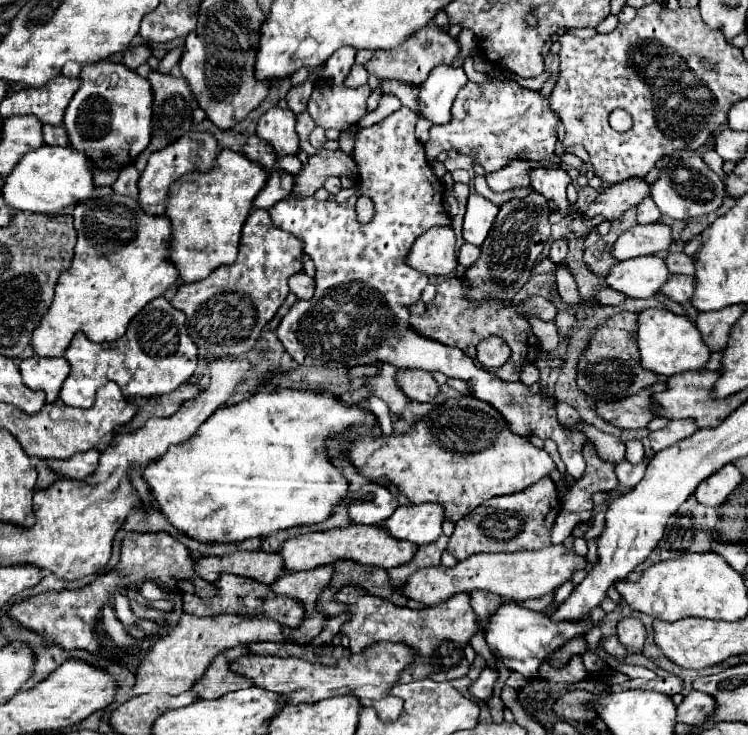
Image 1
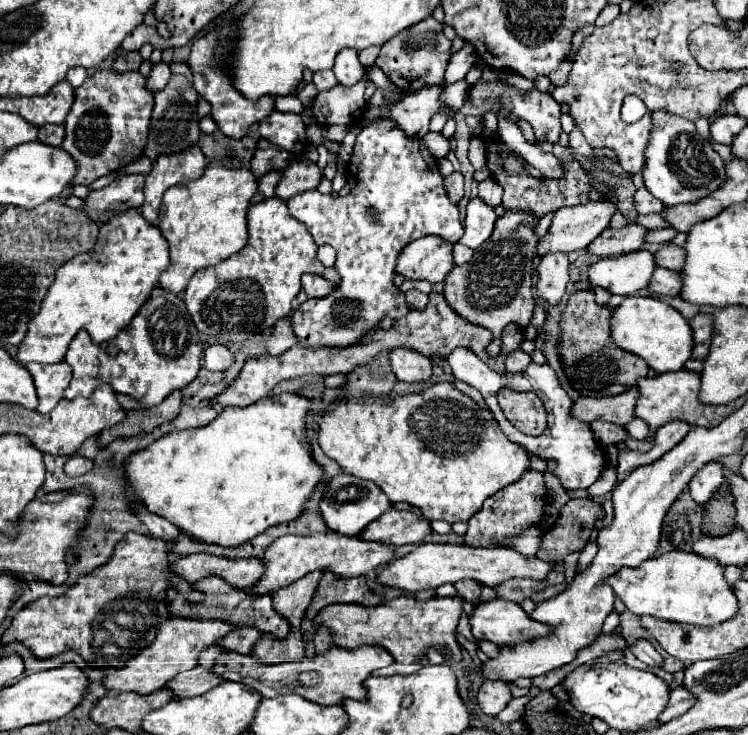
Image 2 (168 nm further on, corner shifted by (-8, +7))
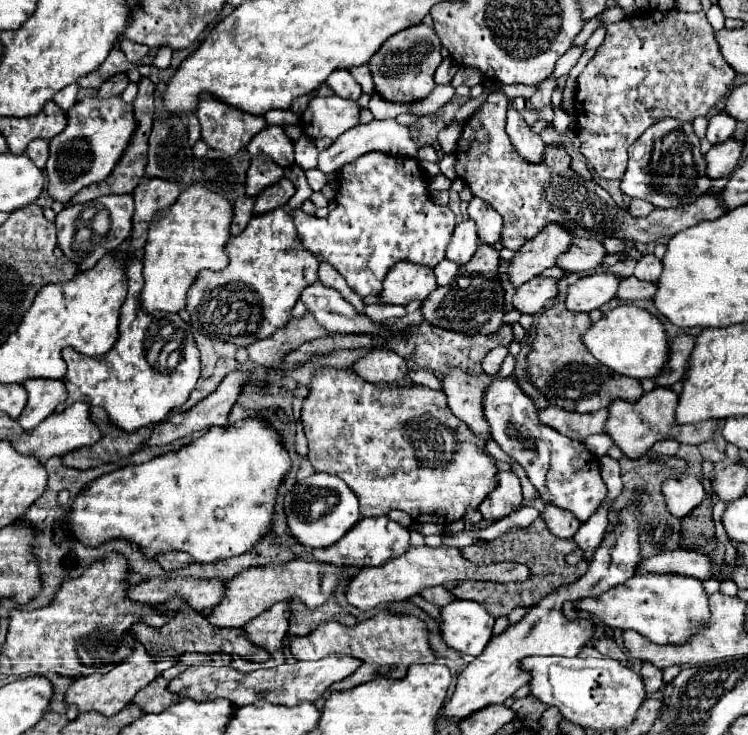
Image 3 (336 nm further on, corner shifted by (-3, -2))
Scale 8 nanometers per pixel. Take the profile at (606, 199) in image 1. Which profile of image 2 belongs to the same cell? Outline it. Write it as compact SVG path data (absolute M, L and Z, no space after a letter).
M609 200L605 202L587 202L583 206L573 206L573 208L561 208L553 214L553 222L549 226L549 232L539 238L539 248L537 256L545 256L551 252L573 252L573 250L583 250L587 248L599 234L609 226L611 216L615 214L617 206Z

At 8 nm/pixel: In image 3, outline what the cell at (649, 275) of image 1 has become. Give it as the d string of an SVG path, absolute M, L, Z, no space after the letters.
M594 273L580 277L568 289L566 307L570 311L584 311L584 313L600 309L604 303L616 299L620 279L622 277L614 273Z

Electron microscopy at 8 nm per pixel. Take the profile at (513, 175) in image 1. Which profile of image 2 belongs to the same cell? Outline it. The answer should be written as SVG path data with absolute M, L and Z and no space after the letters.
M493 178L479 182L479 198L483 198L483 202L487 202L489 206L497 208L501 204L501 194L503 194L503 190Z

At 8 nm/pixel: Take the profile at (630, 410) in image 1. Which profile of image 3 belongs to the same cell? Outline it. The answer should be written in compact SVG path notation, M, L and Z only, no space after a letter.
M546 407L538 415L540 415L542 423L554 427L558 433L562 433L570 439L584 441L588 435L604 433L608 409L600 409L594 413L572 413L572 411L560 409L560 407Z

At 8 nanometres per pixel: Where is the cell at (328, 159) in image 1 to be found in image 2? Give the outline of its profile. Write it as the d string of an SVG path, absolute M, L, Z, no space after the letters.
M305 160L291 162L287 166L287 170L283 170L283 174L281 174L281 180L275 188L275 196L283 198L283 200L289 200L295 194L317 188L321 178L323 176L321 176L321 172L315 164L311 164L311 162L307 164Z

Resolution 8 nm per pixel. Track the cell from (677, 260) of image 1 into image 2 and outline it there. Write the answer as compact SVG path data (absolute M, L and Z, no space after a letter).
M663 244L655 254L655 264L661 266L661 268L667 268L667 270L675 270L679 272L683 268L683 262L685 262L685 250L679 248L679 246L673 246L673 244Z

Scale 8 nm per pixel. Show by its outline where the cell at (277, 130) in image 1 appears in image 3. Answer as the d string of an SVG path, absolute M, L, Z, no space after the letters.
M270 125L262 129L258 135L254 135L254 139L248 143L248 151L250 155L264 153L272 157L274 163L278 163L280 167L294 165L294 145L286 137L284 127L280 125Z

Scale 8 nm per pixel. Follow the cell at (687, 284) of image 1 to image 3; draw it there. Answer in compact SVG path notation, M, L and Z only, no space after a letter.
M624 277L618 289L618 299L638 301L638 299L654 299L658 287L656 283L646 283L636 277Z

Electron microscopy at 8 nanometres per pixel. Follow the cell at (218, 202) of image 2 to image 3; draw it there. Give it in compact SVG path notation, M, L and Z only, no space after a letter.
M192 183L180 193L176 203L158 217L158 223L150 223L144 247L144 311L178 313L186 307L188 287L200 269L218 271L228 265L226 243L230 239L232 217L234 205L230 199L214 195L214 191L202 183Z

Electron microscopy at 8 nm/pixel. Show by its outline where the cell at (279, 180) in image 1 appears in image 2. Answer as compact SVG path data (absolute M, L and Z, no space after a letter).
M279 172L265 174L265 178L261 178L261 180L257 182L257 194L253 196L251 204L259 202L259 200L261 200L261 196L263 196L263 198L269 198L269 196L273 196L273 192L275 192L275 184L277 184L277 182L279 182Z

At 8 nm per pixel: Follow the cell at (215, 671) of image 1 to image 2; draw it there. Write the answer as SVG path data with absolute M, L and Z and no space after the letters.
M195 666L195 670L185 670L183 674L177 674L167 682L167 690L173 692L175 698L189 698L189 696L199 696L207 692L211 686L217 686L223 682L223 678L215 676L209 668Z

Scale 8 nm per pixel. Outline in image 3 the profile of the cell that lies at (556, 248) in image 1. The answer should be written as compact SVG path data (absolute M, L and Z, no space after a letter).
M538 275L518 287L514 295L514 307L522 313L534 315L542 311L556 295L558 295L558 279Z

